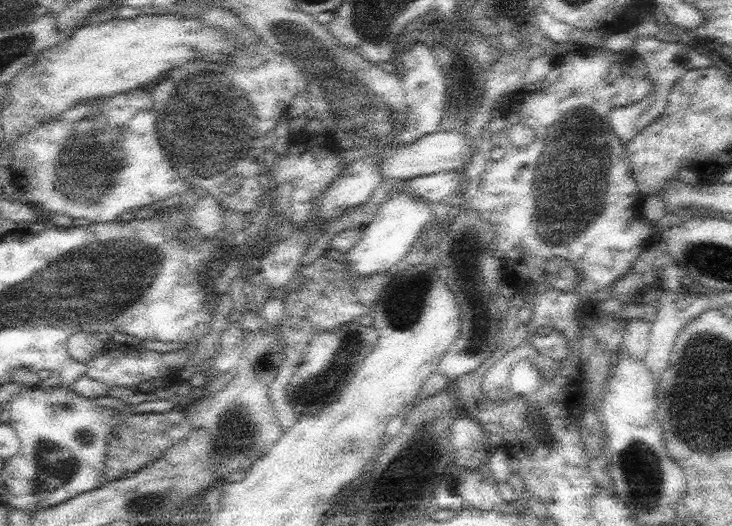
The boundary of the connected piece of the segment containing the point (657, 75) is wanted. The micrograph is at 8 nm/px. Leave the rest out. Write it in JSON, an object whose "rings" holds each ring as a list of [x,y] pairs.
{"rings":[[[641,40],[637,44],[637,56],[645,62],[645,68],[649,70],[649,78],[651,78],[651,92],[637,104],[631,104],[631,106],[625,106],[625,108],[617,108],[617,110],[611,110],[609,114],[609,126],[611,130],[619,136],[621,144],[627,146],[631,142],[631,138],[635,138],[647,124],[651,124],[659,114],[663,114],[665,106],[667,106],[667,100],[669,100],[669,90],[671,86],[683,76],[687,74],[689,70],[703,70],[707,66],[711,66],[713,62],[697,52],[693,52],[693,48],[685,46],[685,44],[677,44],[677,42],[661,42],[661,40]]]}

